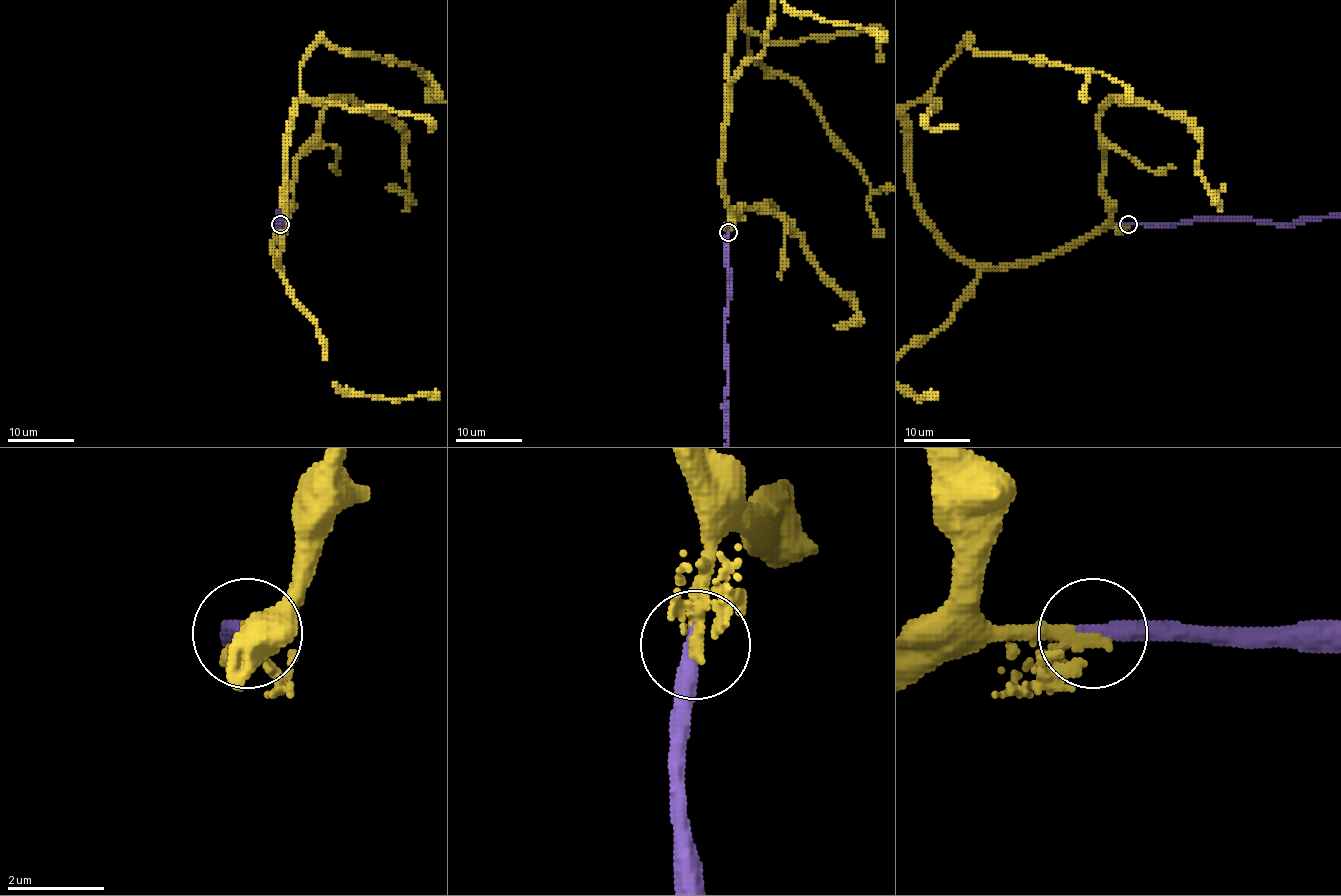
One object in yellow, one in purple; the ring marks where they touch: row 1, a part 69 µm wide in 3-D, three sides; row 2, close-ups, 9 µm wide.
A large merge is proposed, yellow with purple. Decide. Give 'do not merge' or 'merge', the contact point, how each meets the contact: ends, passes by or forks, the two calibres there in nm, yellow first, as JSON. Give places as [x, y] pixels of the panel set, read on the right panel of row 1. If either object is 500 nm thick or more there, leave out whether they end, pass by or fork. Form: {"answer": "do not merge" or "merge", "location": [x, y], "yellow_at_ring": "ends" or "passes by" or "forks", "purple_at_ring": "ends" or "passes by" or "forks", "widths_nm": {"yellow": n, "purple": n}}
{"answer": "merge", "location": [1128, 224], "yellow_at_ring": "forks", "purple_at_ring": "ends", "widths_nm": {"yellow": 180, "purple": 400}}

